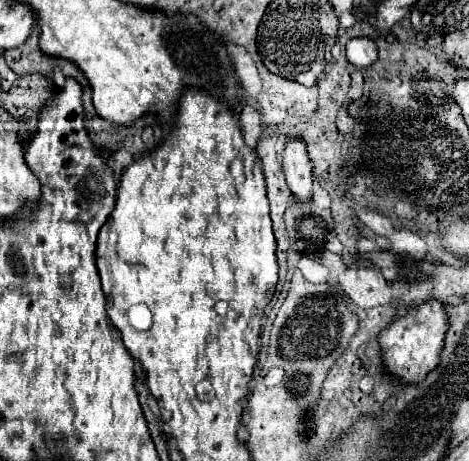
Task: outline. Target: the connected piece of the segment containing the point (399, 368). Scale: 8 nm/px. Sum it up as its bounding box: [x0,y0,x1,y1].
[379,302,447,382]

